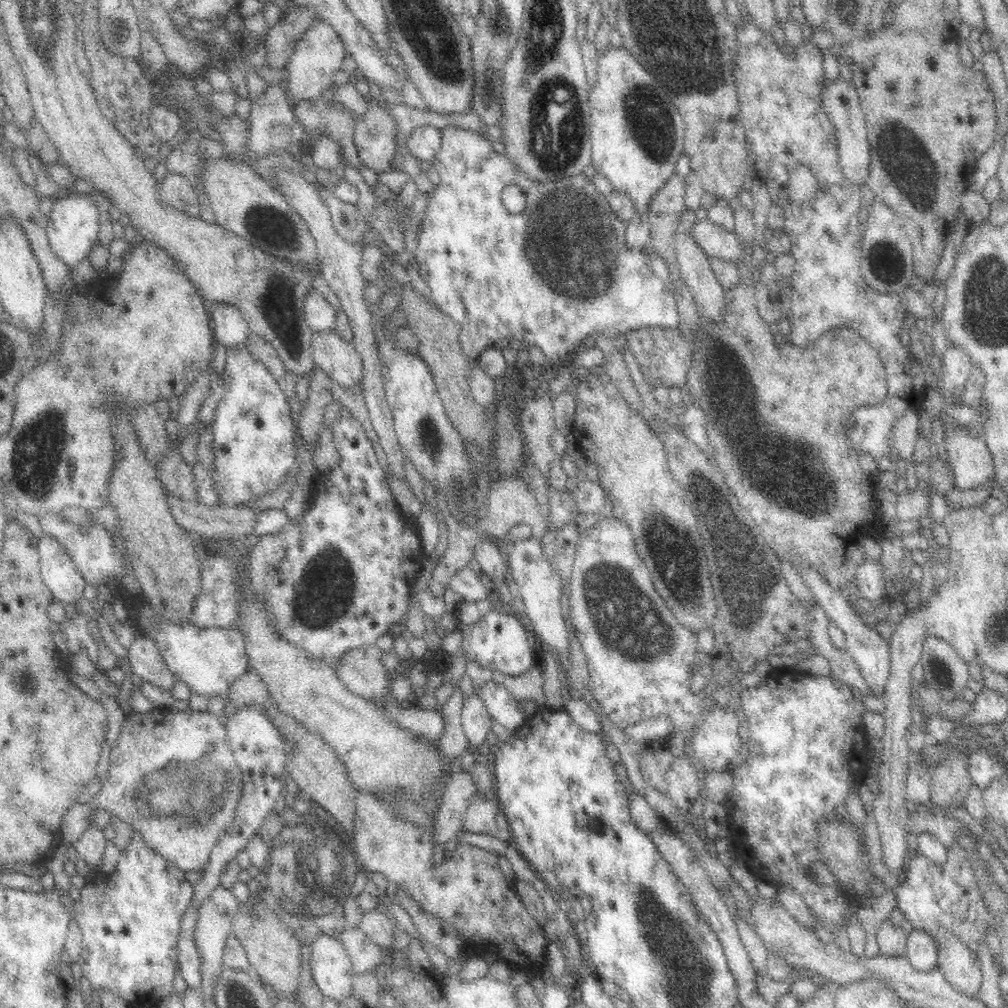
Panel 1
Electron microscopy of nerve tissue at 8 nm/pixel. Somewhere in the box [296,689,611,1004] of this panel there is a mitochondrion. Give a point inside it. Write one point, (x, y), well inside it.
(316, 874)

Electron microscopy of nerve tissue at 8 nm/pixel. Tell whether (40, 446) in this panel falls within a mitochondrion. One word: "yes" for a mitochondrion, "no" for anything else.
yes

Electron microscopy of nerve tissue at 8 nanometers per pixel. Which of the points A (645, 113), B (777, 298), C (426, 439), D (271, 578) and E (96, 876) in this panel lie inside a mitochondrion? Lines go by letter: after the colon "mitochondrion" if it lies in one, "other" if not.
A: mitochondrion
B: other
C: mitochondrion
D: other
E: other

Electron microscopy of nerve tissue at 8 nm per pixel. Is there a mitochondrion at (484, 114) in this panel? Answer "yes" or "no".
no

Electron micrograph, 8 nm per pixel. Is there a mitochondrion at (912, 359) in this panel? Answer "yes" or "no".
no

